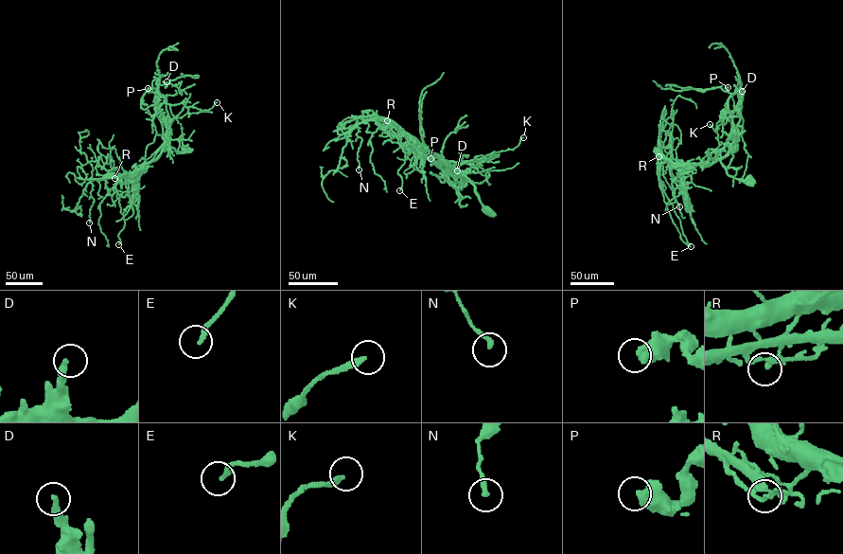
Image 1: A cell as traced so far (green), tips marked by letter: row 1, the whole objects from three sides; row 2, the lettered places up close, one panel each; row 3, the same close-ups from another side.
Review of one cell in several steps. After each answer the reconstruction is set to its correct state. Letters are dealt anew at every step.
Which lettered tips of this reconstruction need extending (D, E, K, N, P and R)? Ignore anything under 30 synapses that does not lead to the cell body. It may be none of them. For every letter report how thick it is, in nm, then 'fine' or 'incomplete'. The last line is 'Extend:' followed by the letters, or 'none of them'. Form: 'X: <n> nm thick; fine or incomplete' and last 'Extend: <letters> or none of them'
D: 280 nm thick; fine
E: 240 nm thick; fine
K: 200 nm thick; fine
N: 240 nm thick; fine
P: 600 nm thick; fine
R: 160 nm thick; fine
Extend: none of them

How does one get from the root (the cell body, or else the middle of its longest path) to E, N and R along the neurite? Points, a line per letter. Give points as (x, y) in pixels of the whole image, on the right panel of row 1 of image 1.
E: (747, 179), (729, 176), (720, 159), (704, 165), (660, 163), (664, 201), (681, 239), (691, 246)
N: (747, 179), (729, 176), (720, 159), (704, 165), (675, 163), (658, 150), (663, 175), (679, 206)
R: (747, 179), (729, 176), (720, 159), (703, 165), (675, 163), (658, 156)

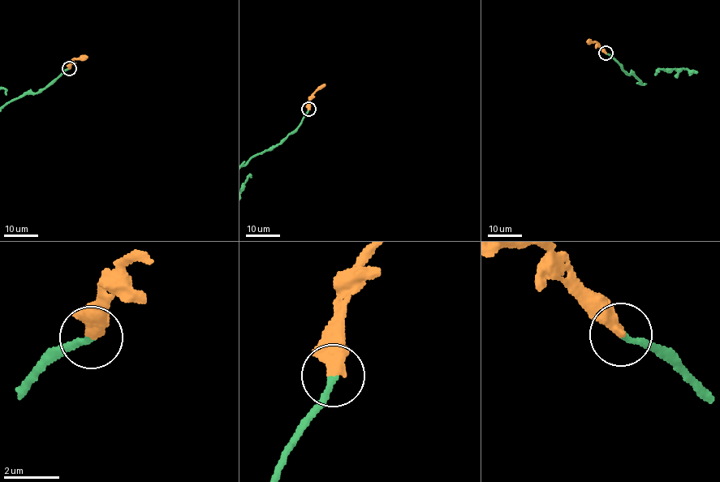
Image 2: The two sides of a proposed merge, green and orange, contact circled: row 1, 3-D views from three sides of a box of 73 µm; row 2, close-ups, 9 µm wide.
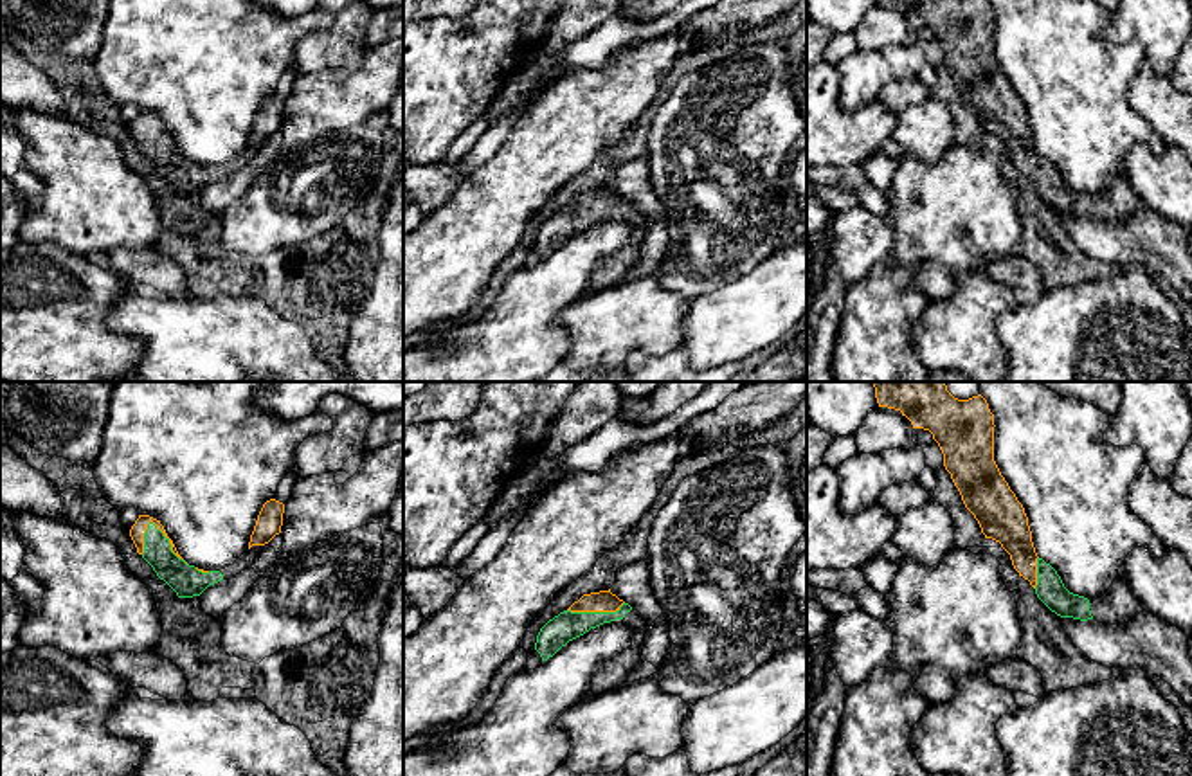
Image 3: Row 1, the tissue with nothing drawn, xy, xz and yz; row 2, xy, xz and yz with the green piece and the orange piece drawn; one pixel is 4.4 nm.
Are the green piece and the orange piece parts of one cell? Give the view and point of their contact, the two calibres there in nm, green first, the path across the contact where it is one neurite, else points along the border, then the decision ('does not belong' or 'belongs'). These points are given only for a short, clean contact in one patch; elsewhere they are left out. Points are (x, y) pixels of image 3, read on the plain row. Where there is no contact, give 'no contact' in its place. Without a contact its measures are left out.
xy (168, 139) | 150/70 nm | belongs

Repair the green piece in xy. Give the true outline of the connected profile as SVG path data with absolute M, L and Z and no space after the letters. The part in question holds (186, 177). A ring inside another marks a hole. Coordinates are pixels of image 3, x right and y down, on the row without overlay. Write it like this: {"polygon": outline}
{"polygon": "M139 112L130 126L137 149L153 164L178 194L200 193L209 182L223 176L220 167L189 162L176 148L160 117Z"}

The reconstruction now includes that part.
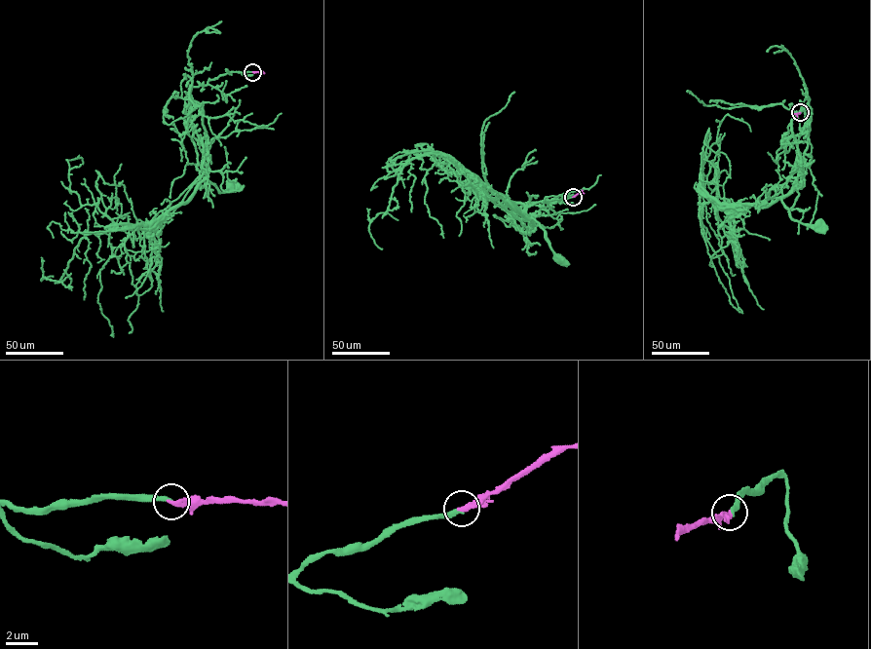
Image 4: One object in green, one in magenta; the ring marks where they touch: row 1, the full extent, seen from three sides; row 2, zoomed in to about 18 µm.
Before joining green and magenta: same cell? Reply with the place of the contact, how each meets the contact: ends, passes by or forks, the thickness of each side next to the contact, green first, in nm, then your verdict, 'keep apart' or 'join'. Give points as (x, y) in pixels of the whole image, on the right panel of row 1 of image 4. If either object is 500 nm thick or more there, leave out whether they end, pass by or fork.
(800, 112) | green ends | magenta ends | 320/320 nm | join

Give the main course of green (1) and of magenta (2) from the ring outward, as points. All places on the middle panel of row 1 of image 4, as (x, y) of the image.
1: (572, 197), (527, 216), (513, 212), (511, 205), (523, 205), (531, 226), (531, 217), (558, 257)
2: (572, 197), (584, 193)

